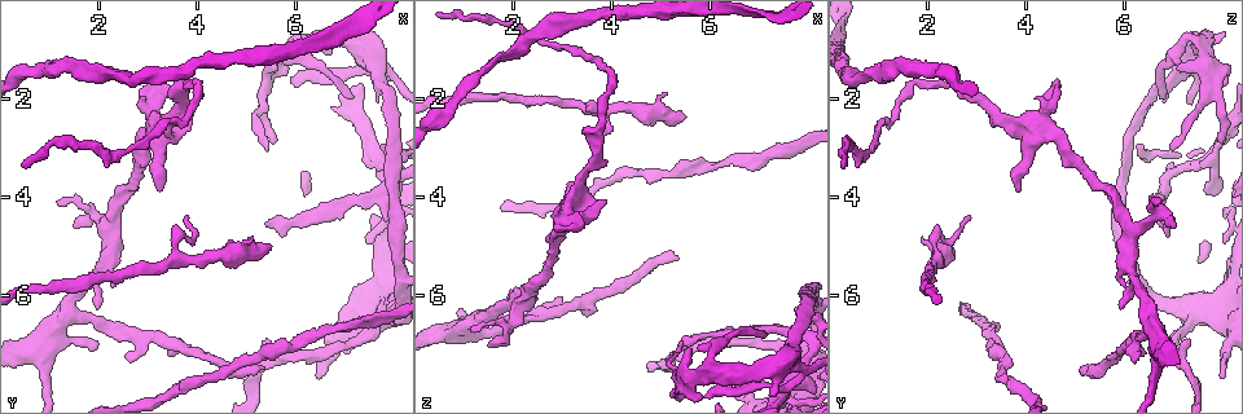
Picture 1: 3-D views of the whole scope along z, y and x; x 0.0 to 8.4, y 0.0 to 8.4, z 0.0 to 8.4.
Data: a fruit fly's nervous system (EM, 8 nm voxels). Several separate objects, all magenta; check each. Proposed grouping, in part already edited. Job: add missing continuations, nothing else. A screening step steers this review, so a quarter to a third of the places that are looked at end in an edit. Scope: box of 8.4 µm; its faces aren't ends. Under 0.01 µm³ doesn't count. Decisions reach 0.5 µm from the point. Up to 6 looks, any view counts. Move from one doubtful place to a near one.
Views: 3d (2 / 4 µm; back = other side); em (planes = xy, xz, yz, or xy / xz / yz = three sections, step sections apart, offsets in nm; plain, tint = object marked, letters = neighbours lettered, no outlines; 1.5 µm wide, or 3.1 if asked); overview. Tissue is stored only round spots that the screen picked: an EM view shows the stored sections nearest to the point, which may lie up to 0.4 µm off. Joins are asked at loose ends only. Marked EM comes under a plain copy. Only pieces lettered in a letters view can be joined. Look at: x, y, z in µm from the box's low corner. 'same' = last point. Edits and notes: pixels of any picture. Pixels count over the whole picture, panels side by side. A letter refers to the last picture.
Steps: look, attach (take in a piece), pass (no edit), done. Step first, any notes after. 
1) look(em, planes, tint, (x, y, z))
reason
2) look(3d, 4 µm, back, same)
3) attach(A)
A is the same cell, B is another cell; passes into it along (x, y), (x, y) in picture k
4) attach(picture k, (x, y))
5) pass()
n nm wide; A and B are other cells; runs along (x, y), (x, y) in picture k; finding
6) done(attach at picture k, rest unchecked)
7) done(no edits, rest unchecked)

look(3d, 2 µm, back, (3.15, 3.85, 3.85))
free end

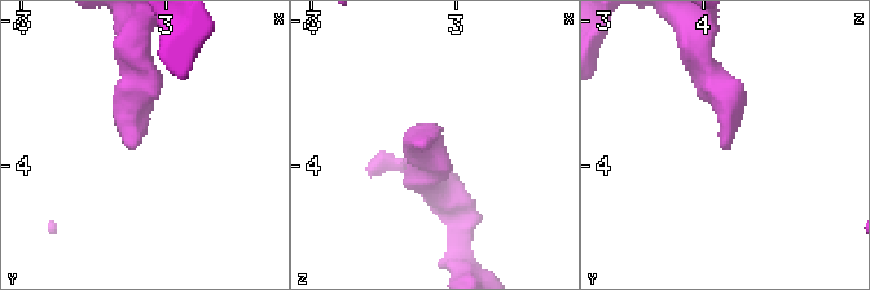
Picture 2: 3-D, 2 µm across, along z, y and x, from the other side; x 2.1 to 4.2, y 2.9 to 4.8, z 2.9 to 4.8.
look(em, xz, step 4, tint, (3.20, 3.86, 3.86))
now the EM

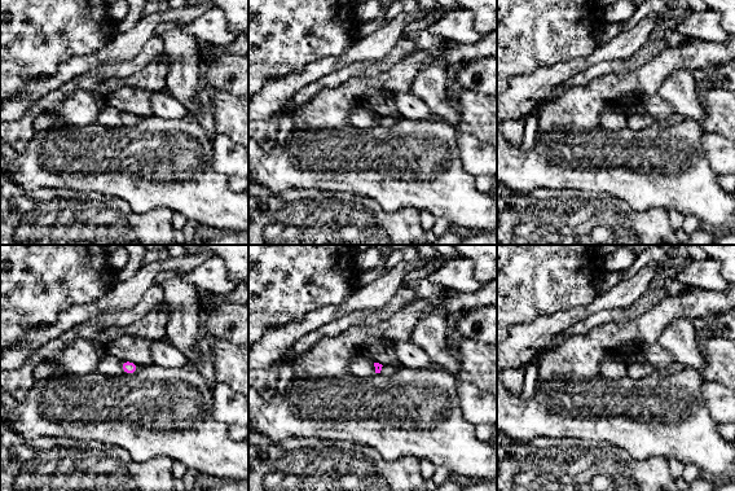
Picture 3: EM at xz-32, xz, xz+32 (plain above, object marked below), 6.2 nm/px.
look(em, planes, letters, same)
cut it another way

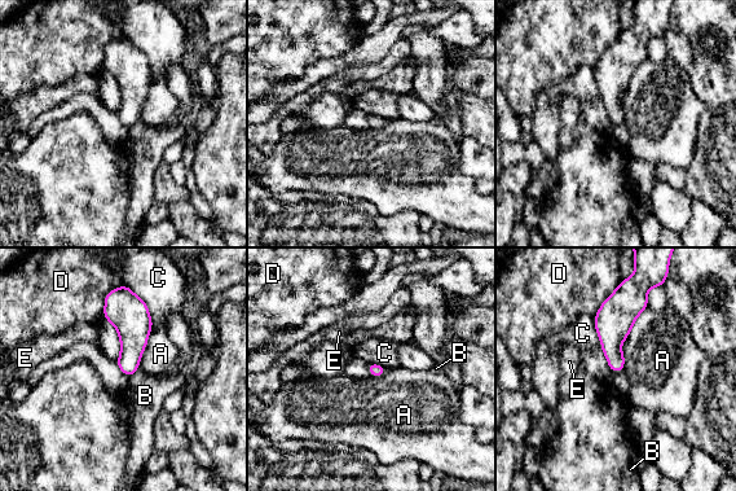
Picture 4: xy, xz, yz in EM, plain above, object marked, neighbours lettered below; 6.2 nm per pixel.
pass()
A, B, C, D and E are other cells; border along (153, 327), (137, 369) in picture 4; no lettered piece goes on from it

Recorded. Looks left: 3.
look(3d, 4 µm, (5.45, 4.95, 2.35))
branch stops here

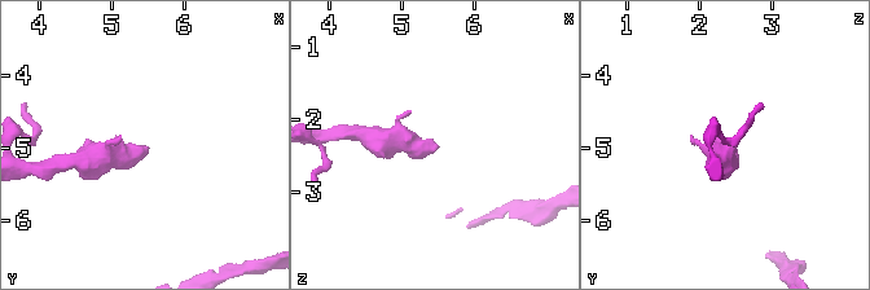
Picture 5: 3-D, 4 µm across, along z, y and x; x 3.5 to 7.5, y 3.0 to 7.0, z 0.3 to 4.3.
look(em, yz, step 8, tint, (5.55, 5.00, 2.35))

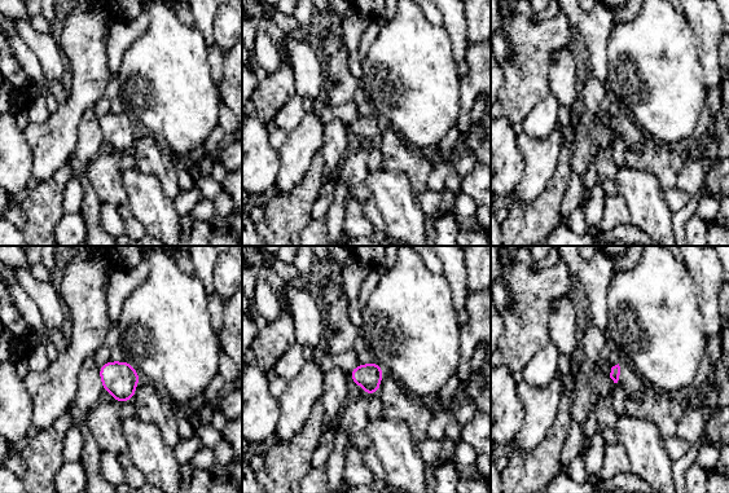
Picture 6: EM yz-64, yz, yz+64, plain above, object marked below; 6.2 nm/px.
look(em, planes, letters, same)
another direction

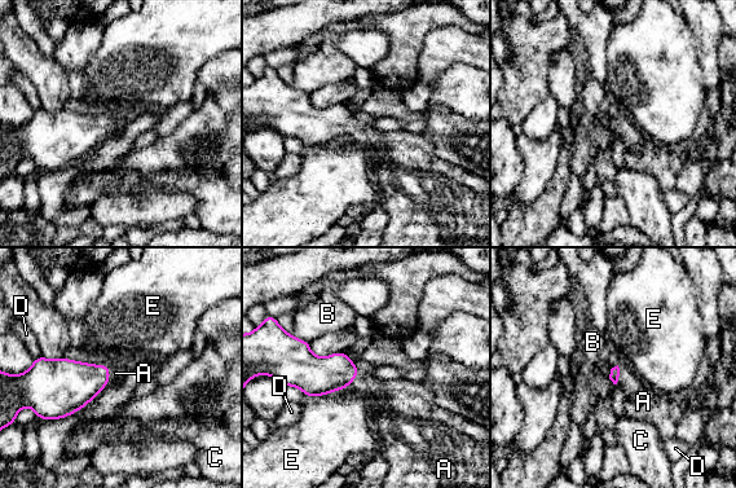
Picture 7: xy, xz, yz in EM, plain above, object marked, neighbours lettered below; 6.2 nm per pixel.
attach(A)
E touches over 180 nm; A is the same cell, B, C, D and E are other cells; it goes on there

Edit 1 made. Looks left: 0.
done(attach at picture 7, rest unchecked)

